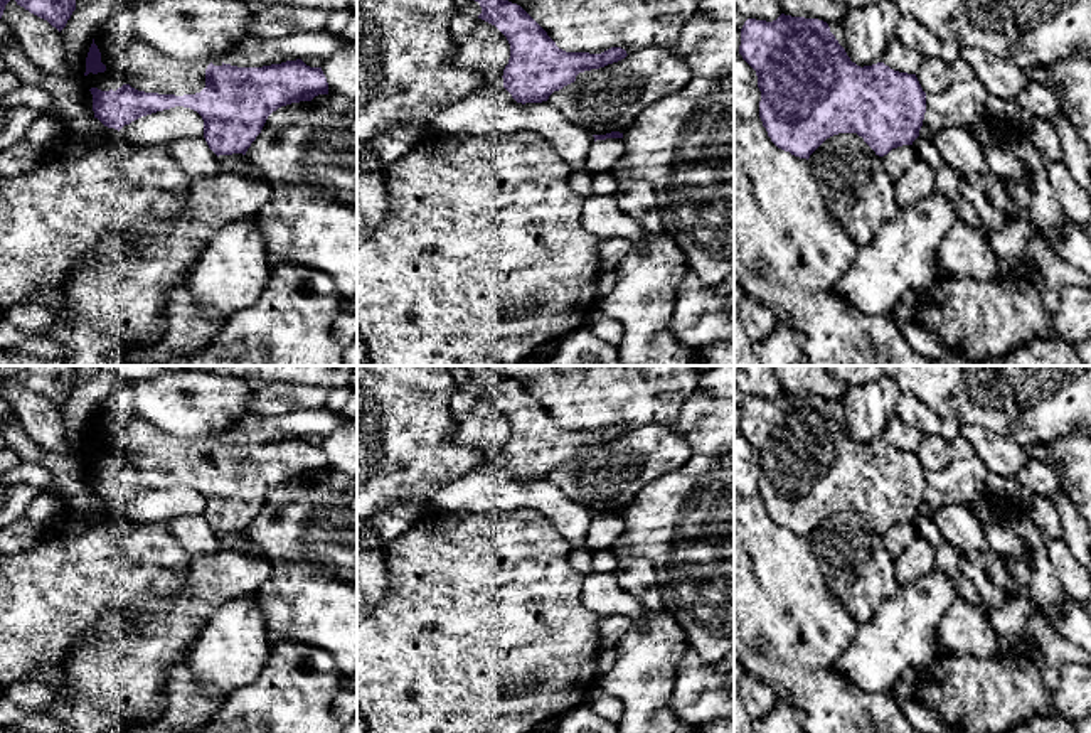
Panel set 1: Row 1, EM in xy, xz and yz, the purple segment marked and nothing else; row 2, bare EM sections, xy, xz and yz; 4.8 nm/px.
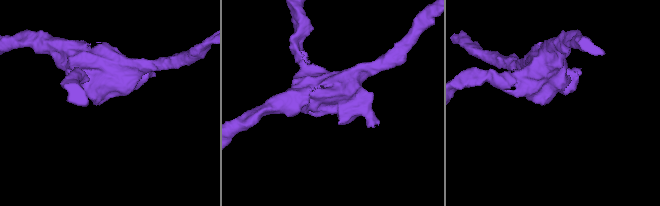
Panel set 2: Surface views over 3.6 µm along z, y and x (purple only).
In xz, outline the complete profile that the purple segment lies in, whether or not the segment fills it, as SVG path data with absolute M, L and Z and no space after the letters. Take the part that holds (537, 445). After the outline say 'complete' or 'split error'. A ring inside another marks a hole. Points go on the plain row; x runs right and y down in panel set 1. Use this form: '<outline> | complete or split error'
M466 366L470 377L482 384L478 396L495 403L510 421L503 447L503 465L517 480L542 480L554 468L576 458L584 448L599 447L625 436L621 425L601 431L566 430L517 381L498 376L492 366Z | complete

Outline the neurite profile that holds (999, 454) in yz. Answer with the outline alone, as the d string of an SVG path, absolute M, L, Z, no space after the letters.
M961 423L960 433L971 443L975 457L992 474L1015 479L1017 472L1030 460L1022 445L987 428Z

